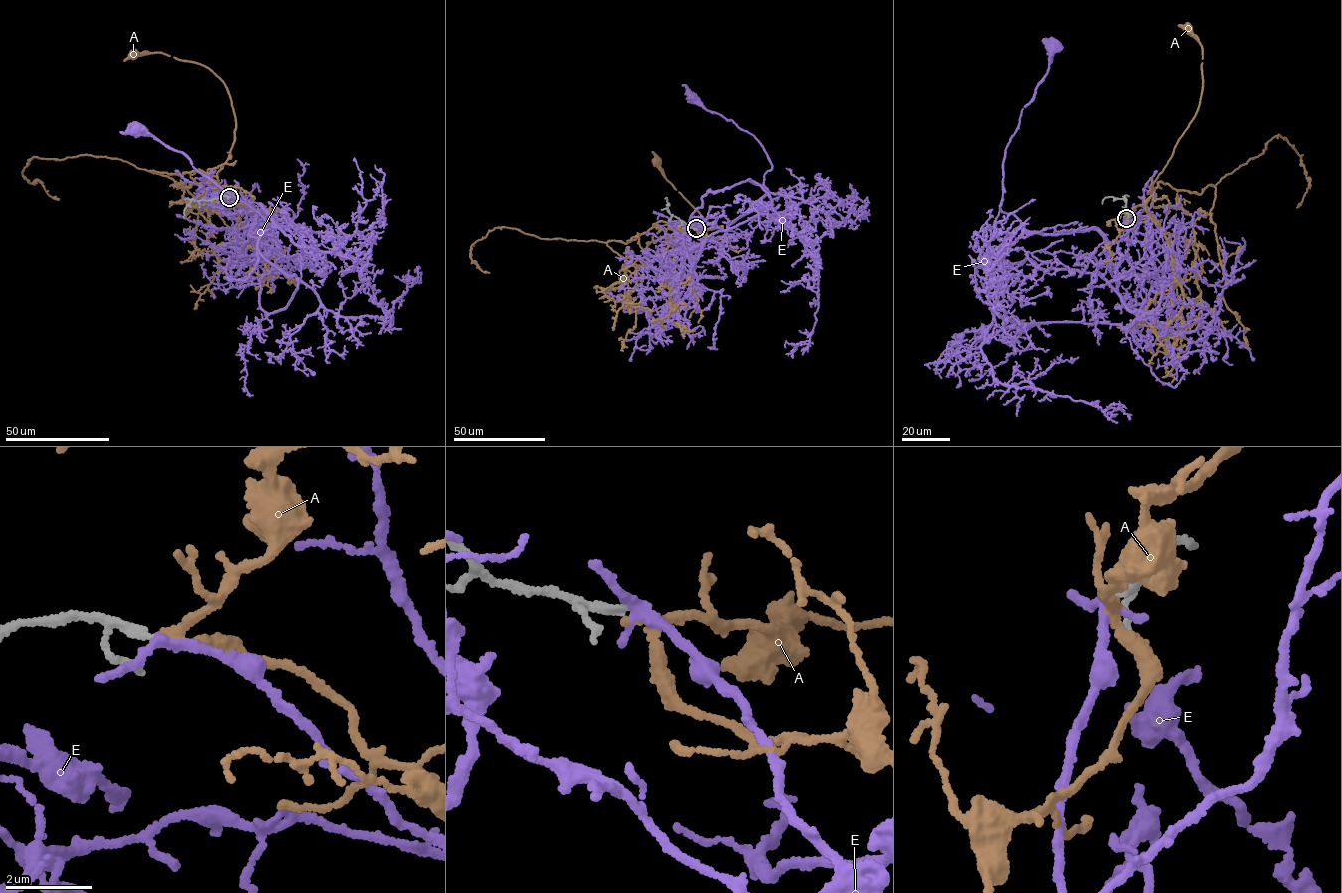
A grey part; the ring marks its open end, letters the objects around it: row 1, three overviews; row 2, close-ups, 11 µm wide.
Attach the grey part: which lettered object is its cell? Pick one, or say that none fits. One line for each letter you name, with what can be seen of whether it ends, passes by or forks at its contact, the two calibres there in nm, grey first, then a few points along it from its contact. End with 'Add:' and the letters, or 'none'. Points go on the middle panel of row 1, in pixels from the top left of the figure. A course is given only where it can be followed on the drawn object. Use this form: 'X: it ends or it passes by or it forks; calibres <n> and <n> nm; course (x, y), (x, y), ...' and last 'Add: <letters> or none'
A: it passes by; calibres 170 and 190 nm; course (696, 228), (677, 226), (708, 230), (712, 226), (675, 189), (656, 161)
Add: A

